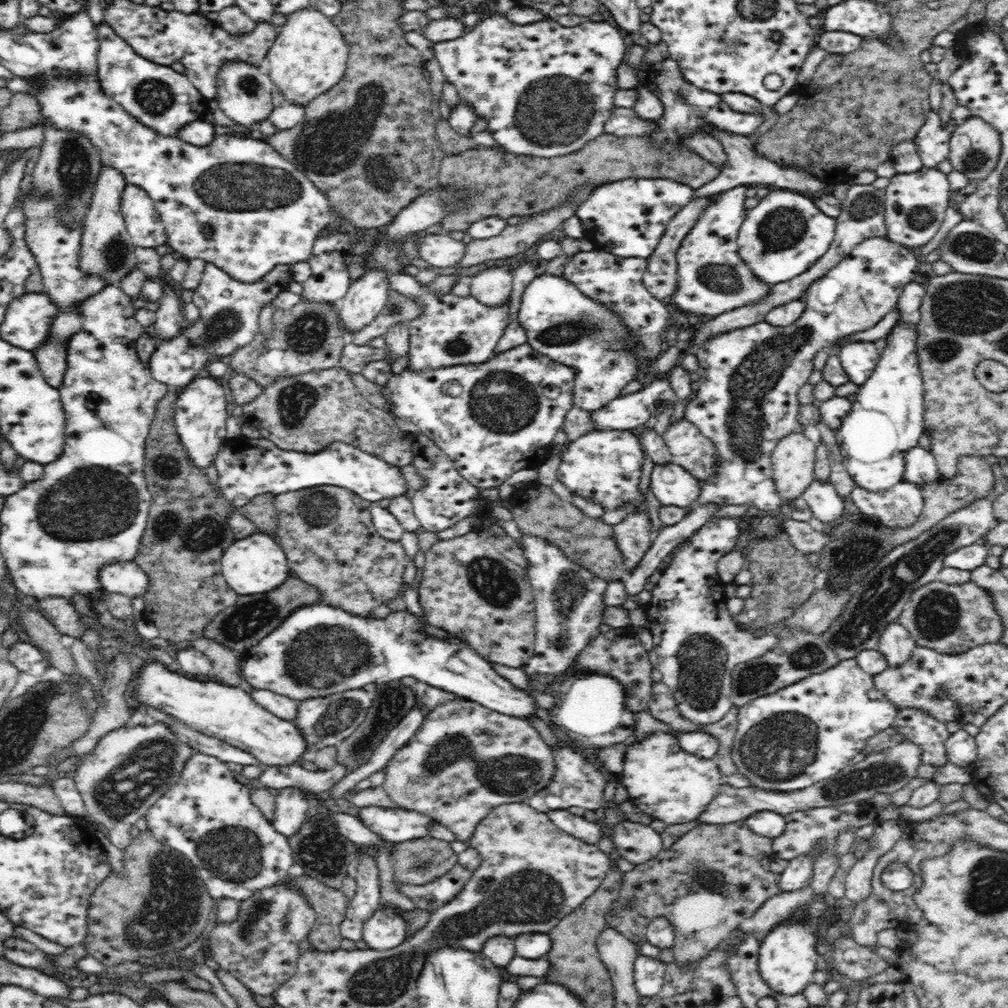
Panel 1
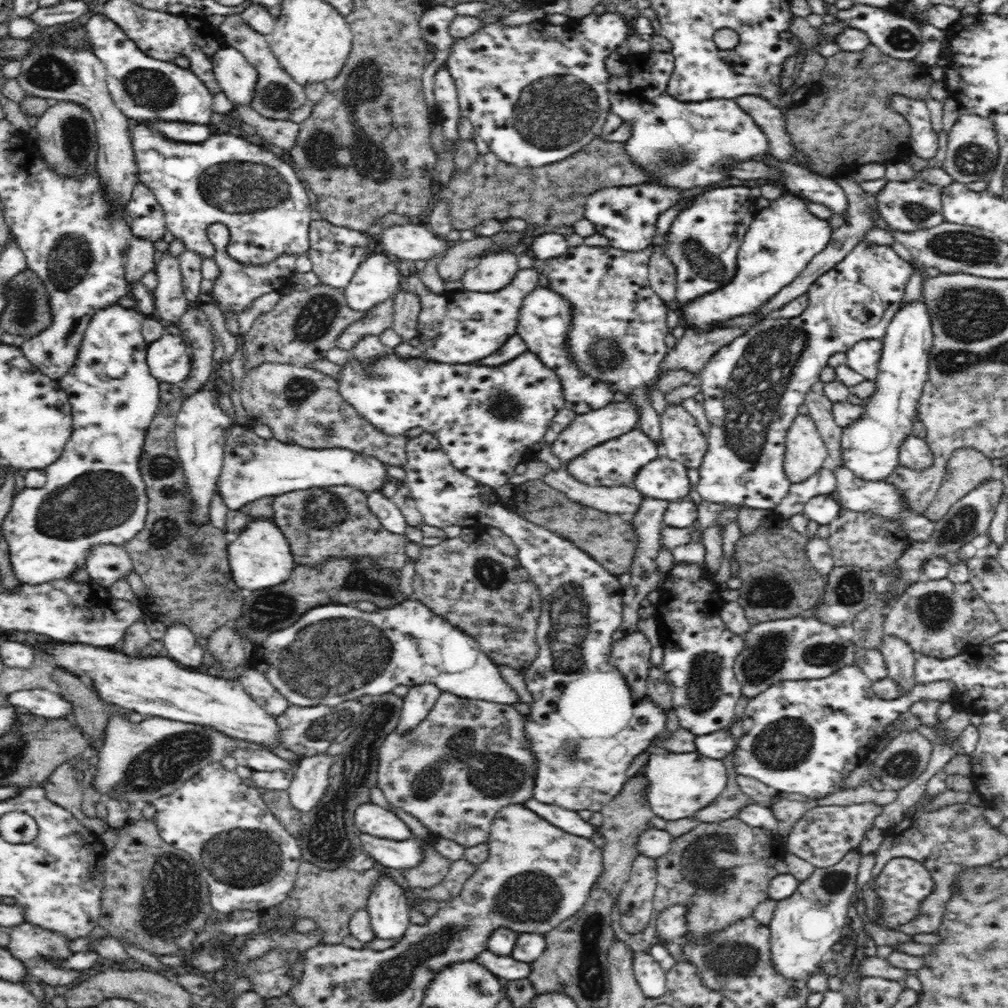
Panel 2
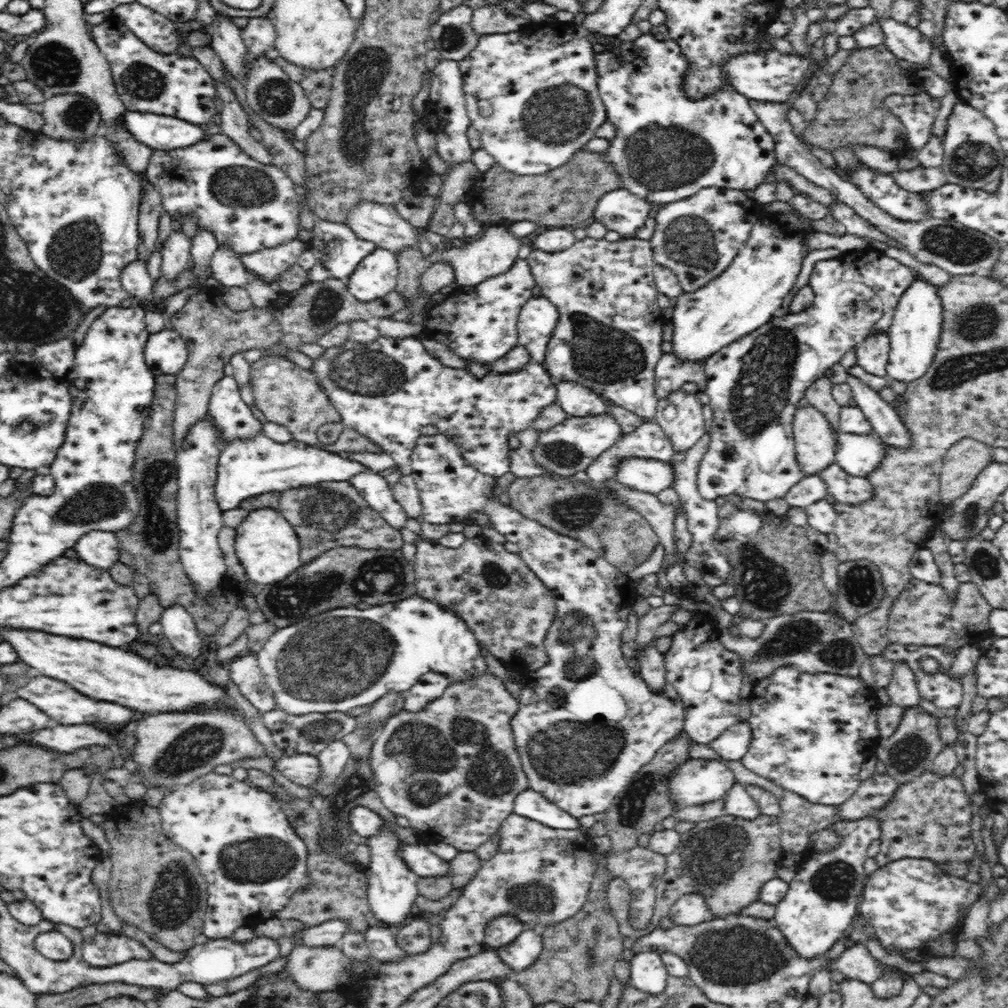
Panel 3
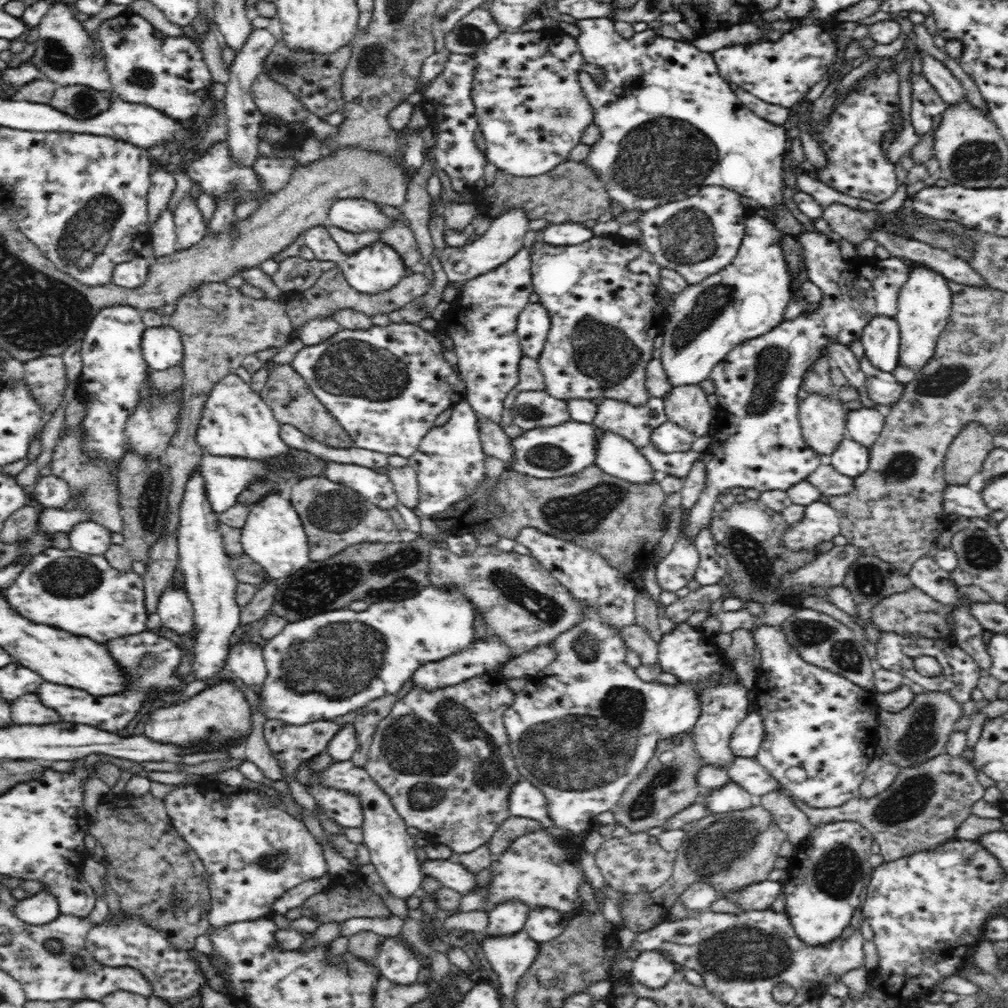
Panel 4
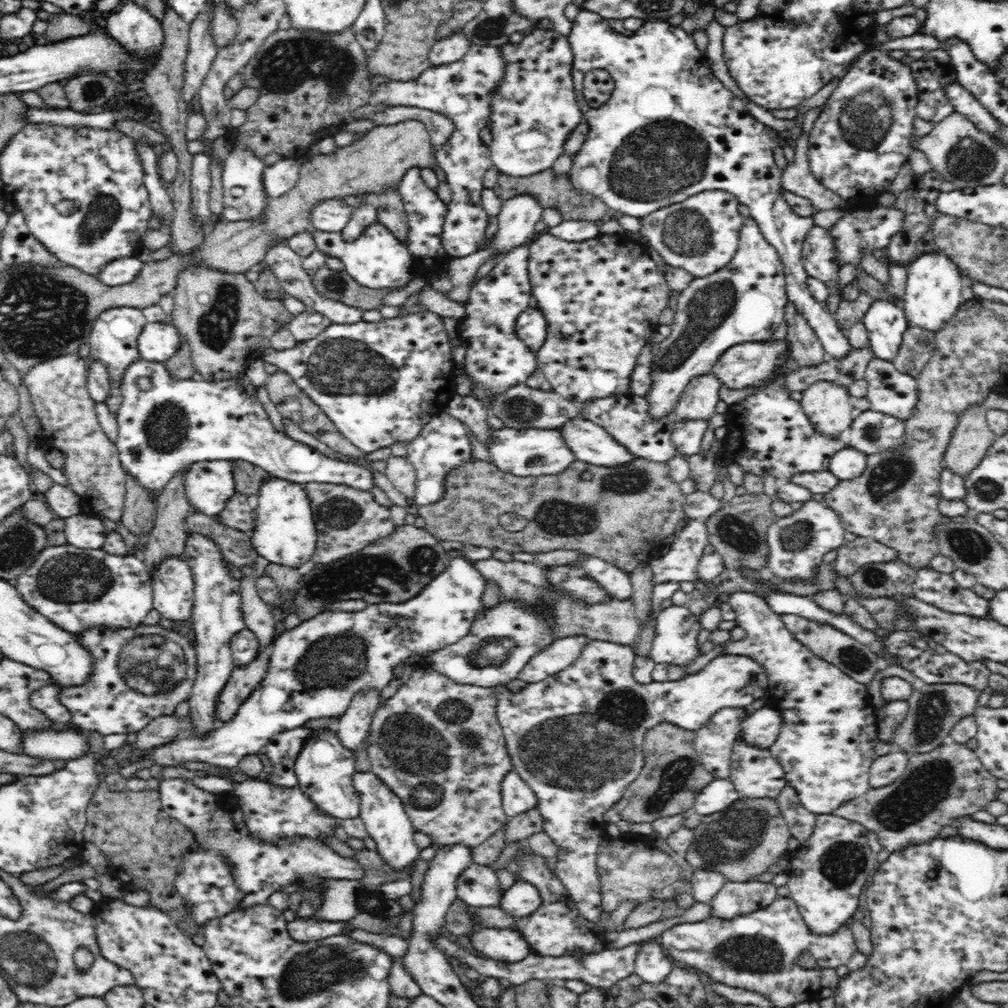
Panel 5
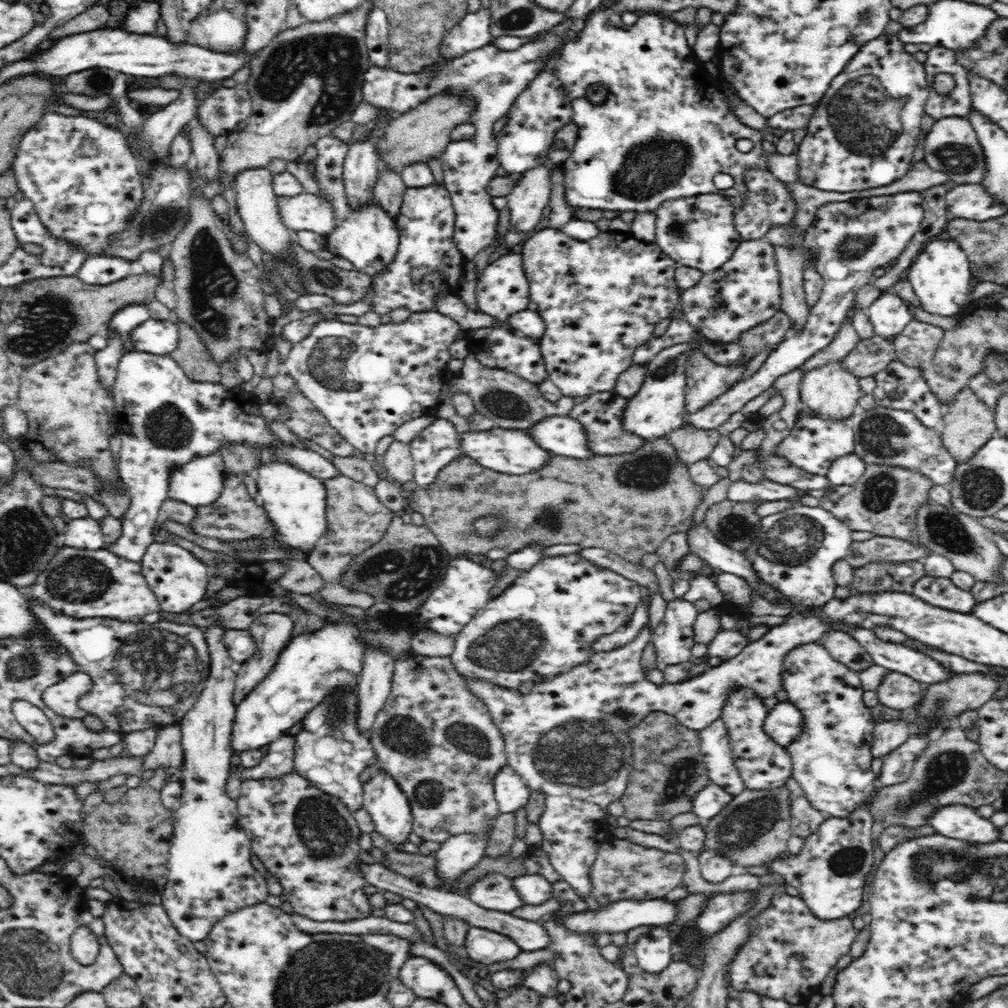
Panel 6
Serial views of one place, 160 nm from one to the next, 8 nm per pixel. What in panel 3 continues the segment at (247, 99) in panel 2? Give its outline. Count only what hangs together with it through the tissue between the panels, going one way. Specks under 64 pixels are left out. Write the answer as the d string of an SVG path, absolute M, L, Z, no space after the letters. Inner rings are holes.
M218 13L216 18L212 21L212 24L206 28L206 32L211 36L211 48L222 59L228 74L234 76L236 80L241 80L244 79L248 73L248 70L246 70L247 46L243 41L242 34L240 34L241 28L234 25L230 19L230 16Z

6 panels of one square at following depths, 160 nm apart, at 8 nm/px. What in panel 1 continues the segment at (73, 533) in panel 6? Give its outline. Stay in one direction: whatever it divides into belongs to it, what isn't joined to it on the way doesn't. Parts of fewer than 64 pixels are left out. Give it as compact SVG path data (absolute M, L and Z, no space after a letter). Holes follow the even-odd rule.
M134 561L112 562L100 568L99 582L108 594L119 593L128 599L147 594L148 575Z

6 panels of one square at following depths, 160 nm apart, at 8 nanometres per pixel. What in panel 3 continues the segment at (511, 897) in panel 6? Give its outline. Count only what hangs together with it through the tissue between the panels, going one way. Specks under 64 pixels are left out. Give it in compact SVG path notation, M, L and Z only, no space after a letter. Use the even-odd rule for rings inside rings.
M423 842L401 844L399 855L400 859L404 859L406 867L419 877L451 876L450 862L436 856Z

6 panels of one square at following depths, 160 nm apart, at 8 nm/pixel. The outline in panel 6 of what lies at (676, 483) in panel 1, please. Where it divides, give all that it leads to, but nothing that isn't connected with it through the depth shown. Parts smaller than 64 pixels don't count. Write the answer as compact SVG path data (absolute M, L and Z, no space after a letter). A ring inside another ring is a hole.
M570 415L548 416L527 430L536 445L554 455L570 458L598 456L588 447L588 433L582 423Z

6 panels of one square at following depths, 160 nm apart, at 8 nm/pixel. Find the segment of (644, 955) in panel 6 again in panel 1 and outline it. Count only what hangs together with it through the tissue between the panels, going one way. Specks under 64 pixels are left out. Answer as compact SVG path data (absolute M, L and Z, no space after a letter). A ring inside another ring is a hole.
M638 954L634 967L634 984L642 997L651 997L660 992L666 965L659 958Z

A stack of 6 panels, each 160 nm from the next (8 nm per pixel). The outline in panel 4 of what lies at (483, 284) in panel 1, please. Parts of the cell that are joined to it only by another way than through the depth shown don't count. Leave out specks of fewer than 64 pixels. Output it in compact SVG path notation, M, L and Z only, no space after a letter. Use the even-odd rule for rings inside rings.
M510 208L492 219L490 227L482 236L474 237L473 241L462 248L446 246L441 253L437 254L438 260L447 274L449 283L463 283L476 278L481 274L494 270L500 264L504 264L509 258L516 255L522 248L526 232L529 230L528 223L531 221L527 214L520 208Z

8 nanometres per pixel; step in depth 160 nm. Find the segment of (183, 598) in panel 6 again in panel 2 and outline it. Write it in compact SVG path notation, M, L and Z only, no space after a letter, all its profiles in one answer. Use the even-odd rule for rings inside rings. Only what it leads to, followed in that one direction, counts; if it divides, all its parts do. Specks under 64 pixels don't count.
M172 623L167 626L163 641L165 648L172 658L180 663L181 666L200 666L202 662L208 662L208 656L196 643L197 635L192 634L191 628L187 624Z

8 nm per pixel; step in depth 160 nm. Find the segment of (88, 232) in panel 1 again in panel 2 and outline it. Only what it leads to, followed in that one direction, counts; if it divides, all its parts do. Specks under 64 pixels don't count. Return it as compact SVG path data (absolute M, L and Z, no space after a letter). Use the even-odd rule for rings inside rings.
M63 44L40 46L30 50L21 61L21 73L15 79L28 95L46 99L56 99L78 103L88 110L95 119L97 127L97 162L95 170L100 175L103 197L111 206L127 206L133 188L140 180L136 167L134 145L132 145L133 119L127 118L114 103L106 82L104 63L89 50L73 50Z

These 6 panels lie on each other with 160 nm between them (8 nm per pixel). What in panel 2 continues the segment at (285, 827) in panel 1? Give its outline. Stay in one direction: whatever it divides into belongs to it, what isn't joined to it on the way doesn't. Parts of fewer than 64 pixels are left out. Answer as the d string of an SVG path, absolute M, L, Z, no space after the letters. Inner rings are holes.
M327 752L299 760L292 782L287 788L290 802L296 810L306 813L317 806L329 788L329 770L334 761L335 756Z

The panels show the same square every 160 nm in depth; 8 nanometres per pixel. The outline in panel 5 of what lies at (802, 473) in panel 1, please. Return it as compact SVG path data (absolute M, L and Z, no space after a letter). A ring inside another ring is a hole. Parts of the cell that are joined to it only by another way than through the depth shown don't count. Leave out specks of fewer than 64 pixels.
M817 381L802 392L800 404L812 426L819 430L822 436L836 438L843 430L851 428L852 421L856 416L856 409L850 403L850 397L846 387L828 381Z

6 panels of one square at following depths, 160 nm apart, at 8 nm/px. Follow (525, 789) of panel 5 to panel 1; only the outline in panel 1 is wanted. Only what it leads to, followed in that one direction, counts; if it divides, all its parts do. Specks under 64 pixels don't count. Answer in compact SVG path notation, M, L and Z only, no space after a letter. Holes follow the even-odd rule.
M568 809L550 810L546 814L558 828L588 844L598 845L600 838L605 835L601 822L590 822L583 816L570 813Z

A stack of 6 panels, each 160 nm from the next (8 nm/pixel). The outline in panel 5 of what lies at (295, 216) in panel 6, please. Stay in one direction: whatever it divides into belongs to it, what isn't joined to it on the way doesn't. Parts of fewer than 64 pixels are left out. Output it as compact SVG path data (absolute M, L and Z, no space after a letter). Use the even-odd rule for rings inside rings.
M324 199L310 212L309 228L324 233L341 232L350 218L352 218L352 207L342 199Z

